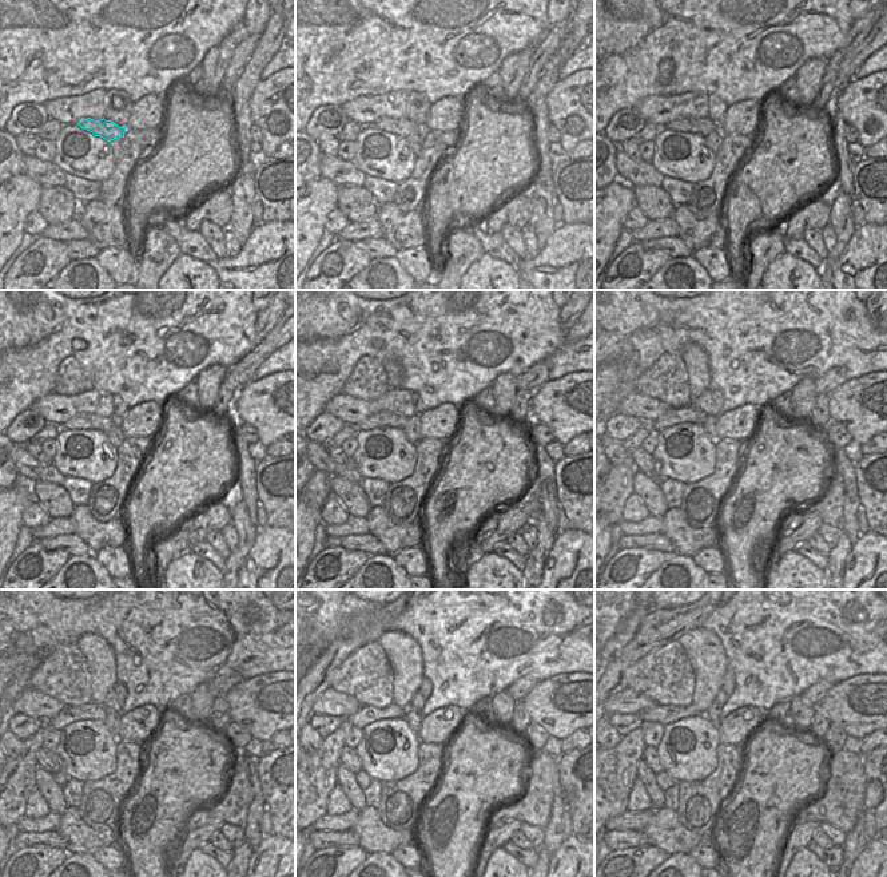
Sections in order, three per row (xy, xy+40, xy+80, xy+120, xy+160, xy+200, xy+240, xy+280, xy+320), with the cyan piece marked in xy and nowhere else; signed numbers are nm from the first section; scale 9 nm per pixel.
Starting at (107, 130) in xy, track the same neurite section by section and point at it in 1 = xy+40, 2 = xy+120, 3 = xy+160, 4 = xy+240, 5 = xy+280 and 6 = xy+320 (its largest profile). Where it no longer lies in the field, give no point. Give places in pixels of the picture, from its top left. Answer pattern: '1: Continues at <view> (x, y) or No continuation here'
1: Continues at xy+40 (404, 127)
2: Continues at xy+120 (83, 421)
3: Continues at xy+160 (382, 419)
4: Continues at xy+240 (68, 714)
5: Continues at xy+280 (365, 715)
6: Continues at xy+320 (664, 715)

